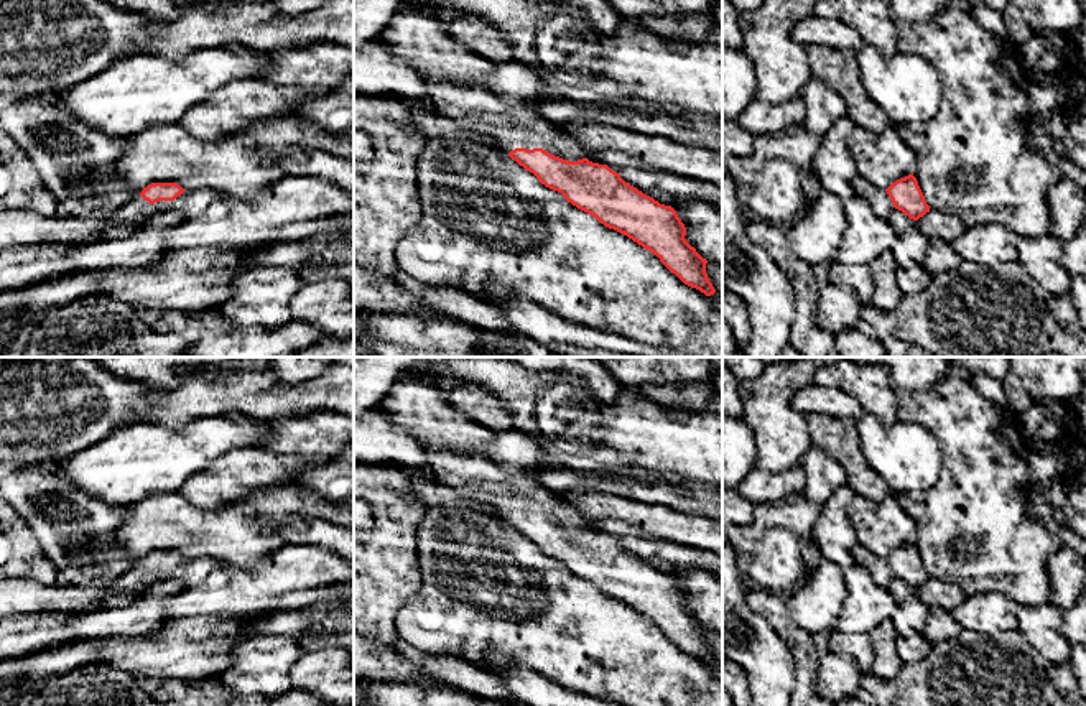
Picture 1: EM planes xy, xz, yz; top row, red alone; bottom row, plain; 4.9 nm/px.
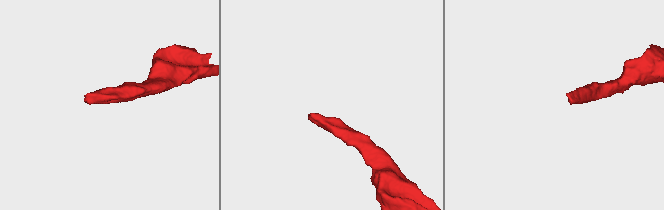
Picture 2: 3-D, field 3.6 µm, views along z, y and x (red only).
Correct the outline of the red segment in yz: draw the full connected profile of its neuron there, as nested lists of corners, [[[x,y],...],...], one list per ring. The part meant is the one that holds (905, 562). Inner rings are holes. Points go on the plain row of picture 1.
[[[913,541],[897,548],[887,558],[879,558],[861,545],[854,548],[852,555],[856,564],[867,569],[879,586],[887,586],[890,579],[898,578],[910,588],[918,589],[930,581]]]

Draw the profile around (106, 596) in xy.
[[[31,578],[0,579],[0,619],[15,614],[76,615],[97,607],[125,604],[132,594],[110,588],[76,588],[61,581],[46,586]]]

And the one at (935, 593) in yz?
[[[931,578],[917,589],[917,596],[928,607],[940,607],[948,612],[953,612],[966,597],[958,586]]]

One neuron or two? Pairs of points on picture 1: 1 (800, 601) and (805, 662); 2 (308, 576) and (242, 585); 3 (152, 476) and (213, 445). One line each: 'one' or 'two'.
1: two
2: one
3: one

